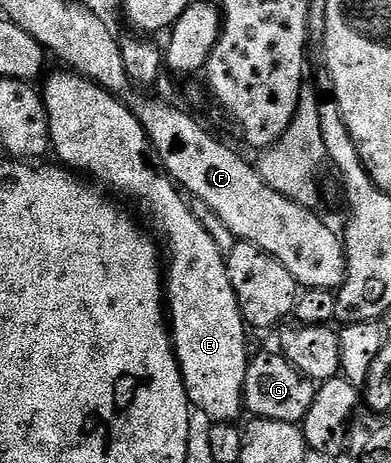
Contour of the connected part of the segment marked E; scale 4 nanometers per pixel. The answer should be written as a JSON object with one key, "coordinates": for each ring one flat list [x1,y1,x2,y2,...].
{"coordinates":[[61,72,65,73,53,73,49,78,44,78,46,81,43,100,45,115,49,120,49,144,52,152,57,152,57,157,61,160,58,162,62,166,78,174,86,173,81,174,86,178,94,177,89,179,106,190,114,189,125,197,134,197,137,200,138,207,153,224,152,232,159,241,161,236,160,244,167,258,167,268,163,273,163,293,167,298,167,324,173,342,173,354,177,356,181,368,189,404,196,412,198,409,203,416,210,417,210,422,236,422,237,416,245,409,245,380,251,352,249,353,249,345,245,342,247,326,239,311,239,303,235,299,235,287,231,287,231,279,227,275,226,254,223,249,221,253,216,239,205,230,204,223,189,210,190,202,183,196,182,190,155,164,153,145,149,141,149,136,124,100,108,93,103,86,88,81,80,73]]}

